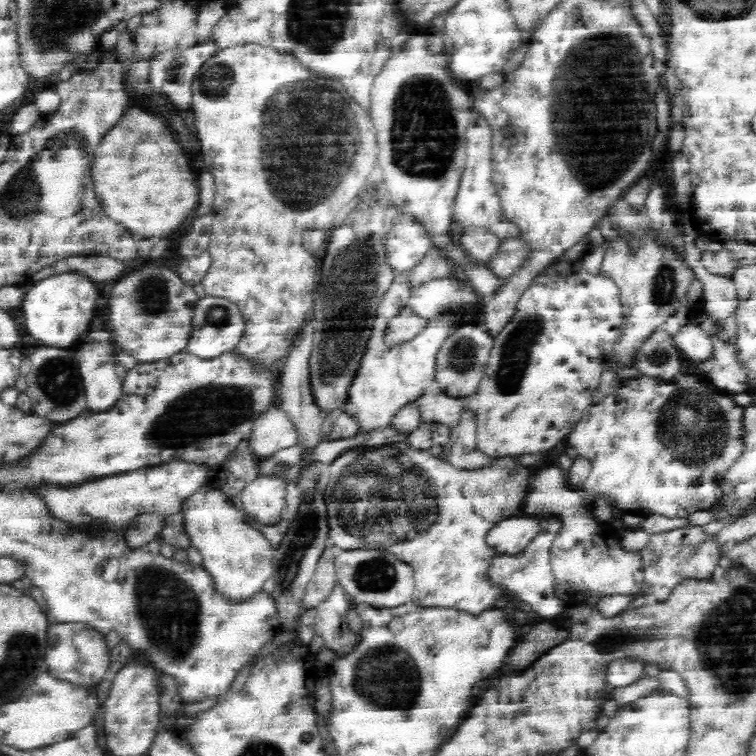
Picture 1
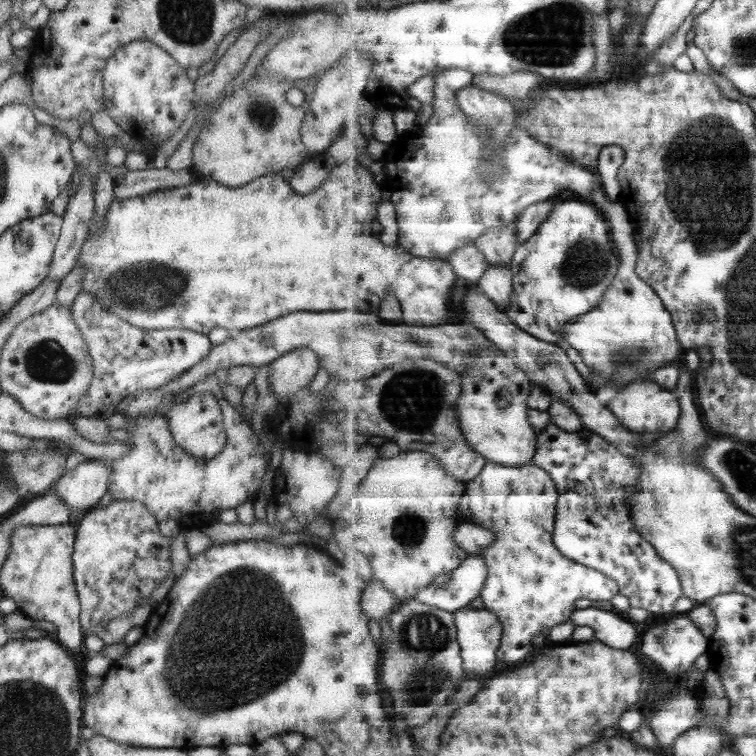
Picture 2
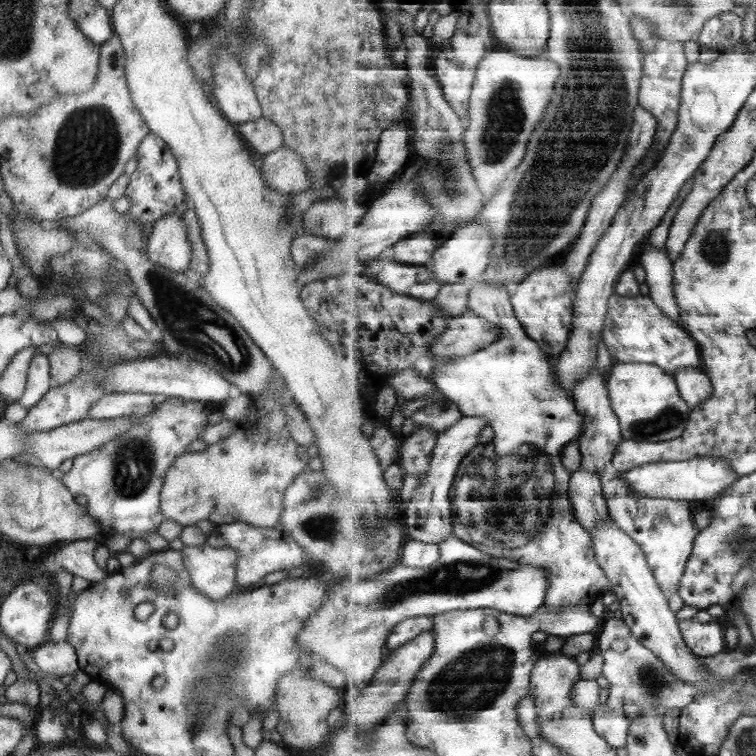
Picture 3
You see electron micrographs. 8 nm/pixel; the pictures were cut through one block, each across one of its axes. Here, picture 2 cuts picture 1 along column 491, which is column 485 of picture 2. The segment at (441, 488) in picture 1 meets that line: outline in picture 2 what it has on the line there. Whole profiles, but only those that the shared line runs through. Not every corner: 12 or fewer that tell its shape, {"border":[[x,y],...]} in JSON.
{"border":[[488,460],[462,523],[495,537],[480,598],[521,666],[615,579],[555,546],[559,490],[538,462]]}

